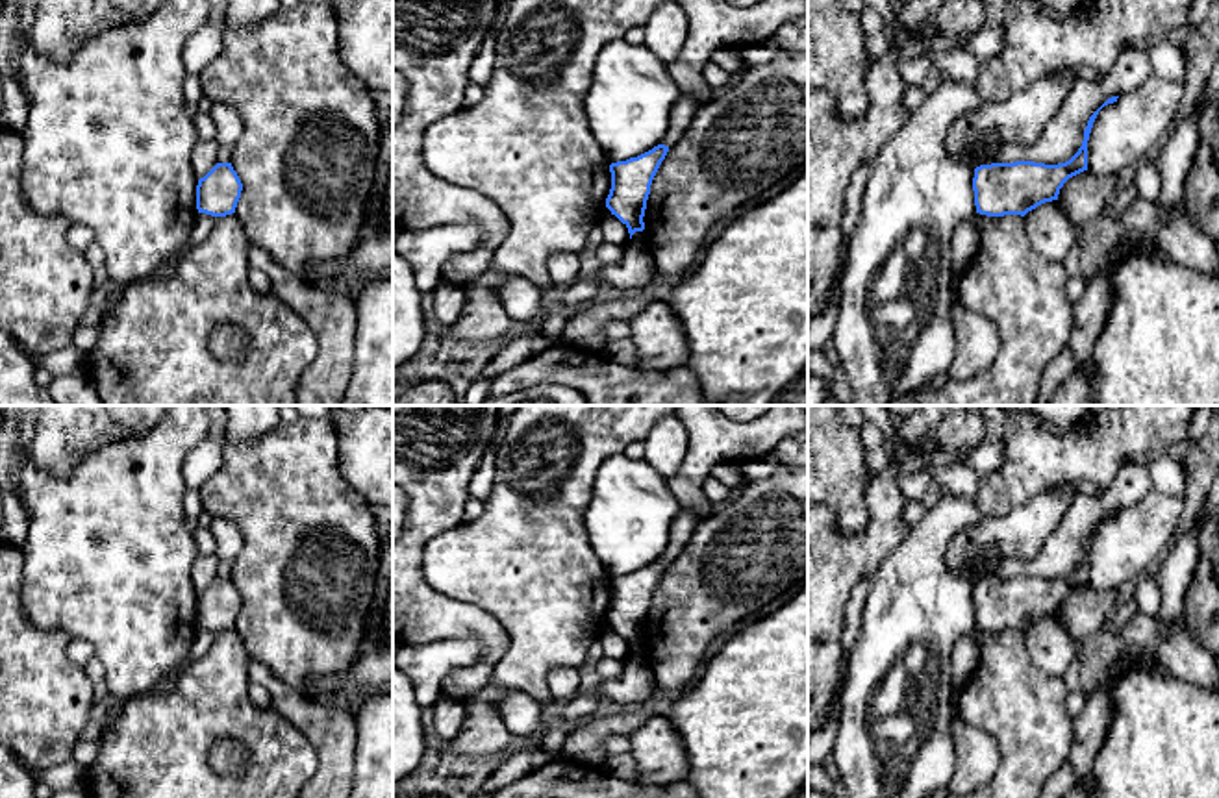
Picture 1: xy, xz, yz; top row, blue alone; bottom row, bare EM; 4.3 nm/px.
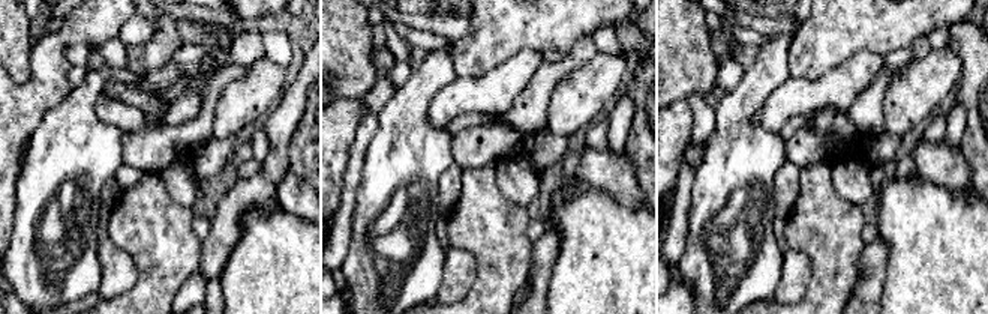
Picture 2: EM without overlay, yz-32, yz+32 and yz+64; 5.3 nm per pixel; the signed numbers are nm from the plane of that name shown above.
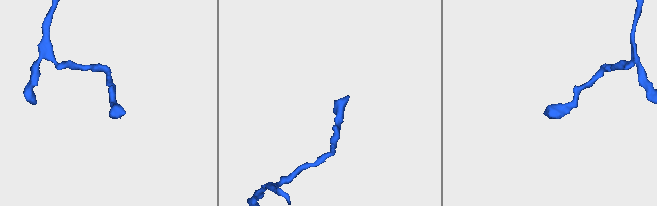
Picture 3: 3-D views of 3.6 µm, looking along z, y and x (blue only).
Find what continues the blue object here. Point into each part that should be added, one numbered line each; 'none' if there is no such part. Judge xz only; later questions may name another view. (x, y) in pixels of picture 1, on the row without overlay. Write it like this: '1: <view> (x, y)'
none

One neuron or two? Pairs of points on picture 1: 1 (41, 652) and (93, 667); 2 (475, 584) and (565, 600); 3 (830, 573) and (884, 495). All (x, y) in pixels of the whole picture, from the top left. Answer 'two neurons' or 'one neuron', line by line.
1: two neurons
2: one neuron
3: one neuron

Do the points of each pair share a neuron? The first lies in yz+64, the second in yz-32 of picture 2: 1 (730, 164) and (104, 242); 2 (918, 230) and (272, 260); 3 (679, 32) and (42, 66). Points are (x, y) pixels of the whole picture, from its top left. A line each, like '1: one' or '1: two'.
1: two
2: one
3: two

